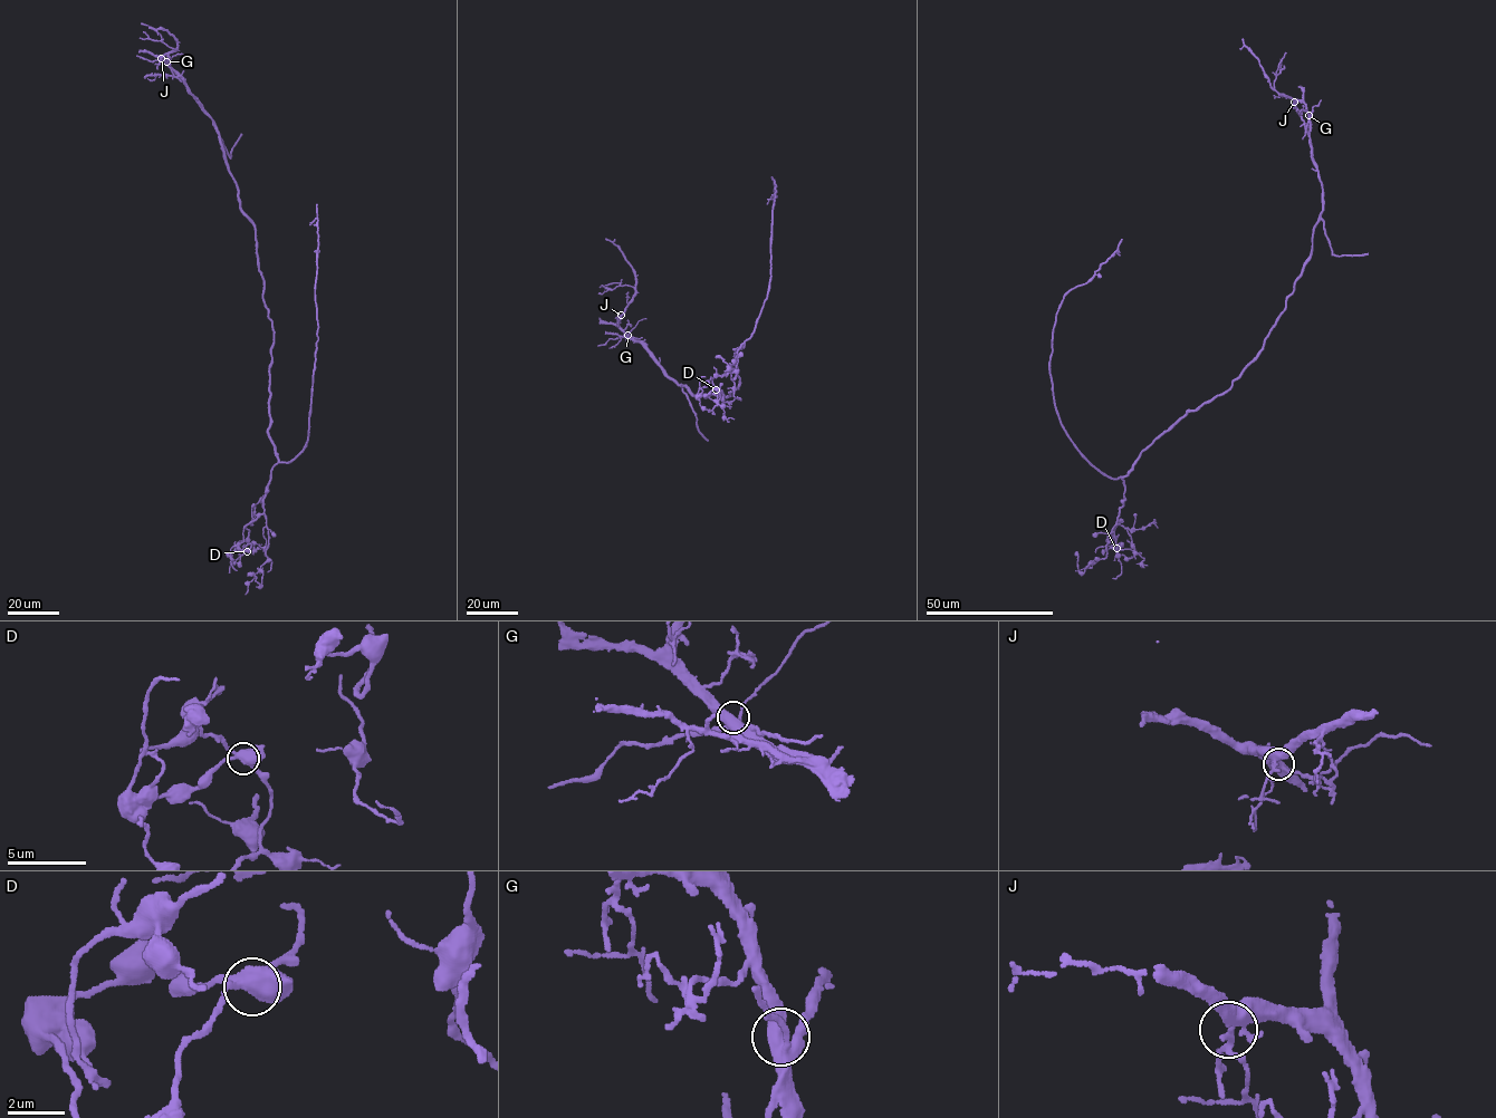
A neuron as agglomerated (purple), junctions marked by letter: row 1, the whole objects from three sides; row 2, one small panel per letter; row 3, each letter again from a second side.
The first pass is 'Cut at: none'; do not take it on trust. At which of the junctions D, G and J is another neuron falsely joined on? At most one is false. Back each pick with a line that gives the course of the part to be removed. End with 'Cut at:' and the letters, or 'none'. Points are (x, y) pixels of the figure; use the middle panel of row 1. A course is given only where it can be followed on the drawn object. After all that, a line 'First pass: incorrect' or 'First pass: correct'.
D: foreign part runs (716, 389), (708, 394), (697, 394), (700, 377), (705, 377)
Cut at: D
First pass: incorrect

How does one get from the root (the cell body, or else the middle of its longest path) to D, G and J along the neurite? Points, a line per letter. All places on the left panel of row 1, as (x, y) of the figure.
D: (271, 352), (268, 435), (278, 462), (271, 470), (264, 512), (243, 526), (251, 543), (247, 550)
G: (271, 352), (272, 323), (264, 299), (256, 229), (240, 206), (238, 190), (213, 121), (183, 77), (166, 61)
J: (271, 352), (272, 323), (264, 299), (256, 229), (240, 206), (213, 121), (183, 77), (161, 58)

